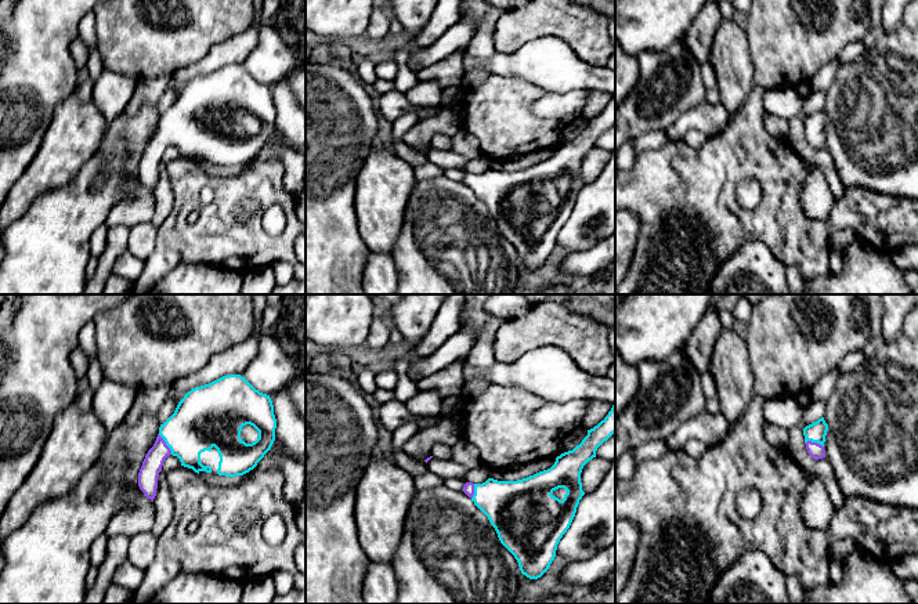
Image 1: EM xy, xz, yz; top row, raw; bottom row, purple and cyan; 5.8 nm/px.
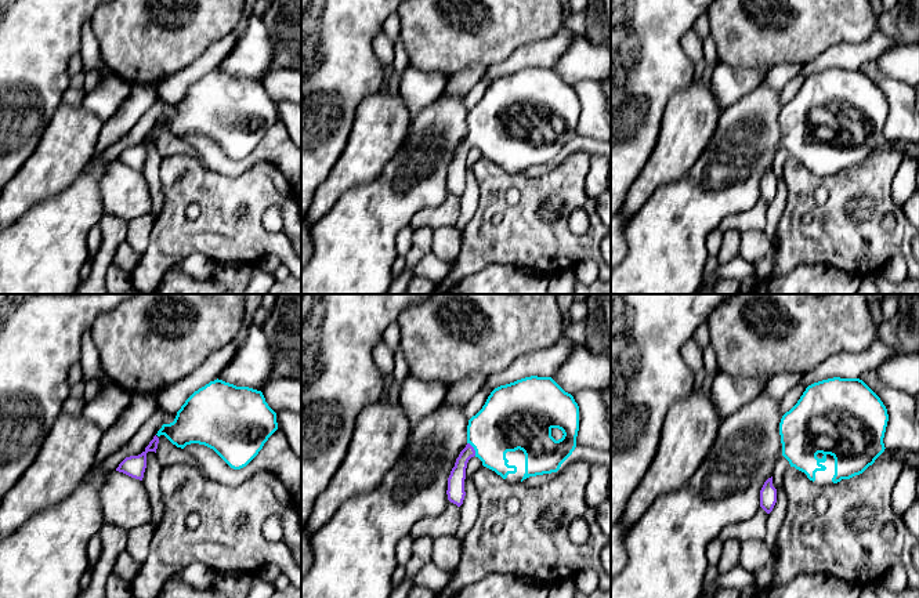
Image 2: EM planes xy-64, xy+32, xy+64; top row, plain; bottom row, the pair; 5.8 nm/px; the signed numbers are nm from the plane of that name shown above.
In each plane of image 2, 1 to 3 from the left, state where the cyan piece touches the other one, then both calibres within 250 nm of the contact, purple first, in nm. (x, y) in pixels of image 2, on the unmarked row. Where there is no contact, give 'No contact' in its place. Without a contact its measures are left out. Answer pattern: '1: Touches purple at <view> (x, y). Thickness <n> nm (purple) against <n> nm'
1: No contact
2: Touches purple at xy+32 (473, 140). Thickness 100 nm (purple) against 340 nm
3: No contact

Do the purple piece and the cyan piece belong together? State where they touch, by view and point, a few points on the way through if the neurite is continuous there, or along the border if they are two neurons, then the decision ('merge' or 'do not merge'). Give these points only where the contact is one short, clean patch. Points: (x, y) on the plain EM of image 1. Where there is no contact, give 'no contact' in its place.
meets purple in xy at (165, 134); runs through xy (148, 165), (156, 144), (165, 134), (185, 125), (201, 111); merge

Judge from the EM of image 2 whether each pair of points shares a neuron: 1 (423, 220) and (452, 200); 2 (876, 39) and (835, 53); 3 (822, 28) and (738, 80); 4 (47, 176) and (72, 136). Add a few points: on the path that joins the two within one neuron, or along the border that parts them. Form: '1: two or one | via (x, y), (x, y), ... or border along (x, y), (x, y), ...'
1: one | via (430, 217), (436, 217), (445, 207)
2: one | via (867, 49), (863, 53), (845, 53)
3: two | border along (727, 64), (769, 68)
4: one | via (53, 166), (67, 145)

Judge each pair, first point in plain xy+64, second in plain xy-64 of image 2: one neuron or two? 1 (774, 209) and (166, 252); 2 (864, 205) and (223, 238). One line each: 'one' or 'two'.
1: two
2: one

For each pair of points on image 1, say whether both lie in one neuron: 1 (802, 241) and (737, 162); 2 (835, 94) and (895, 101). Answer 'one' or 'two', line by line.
1: one
2: one

